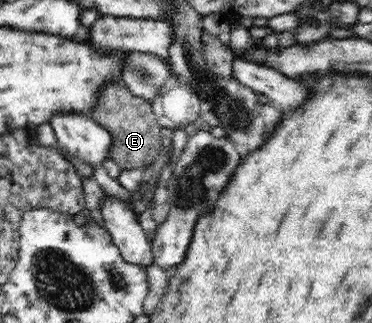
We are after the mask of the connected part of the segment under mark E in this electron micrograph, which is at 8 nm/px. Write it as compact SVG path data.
M110 84L104 86L99 95L98 104L89 118L94 119L108 132L112 133L114 144L110 148L110 156L123 170L142 170L156 160L161 148L161 129L152 112L151 102L132 94L126 86Z

